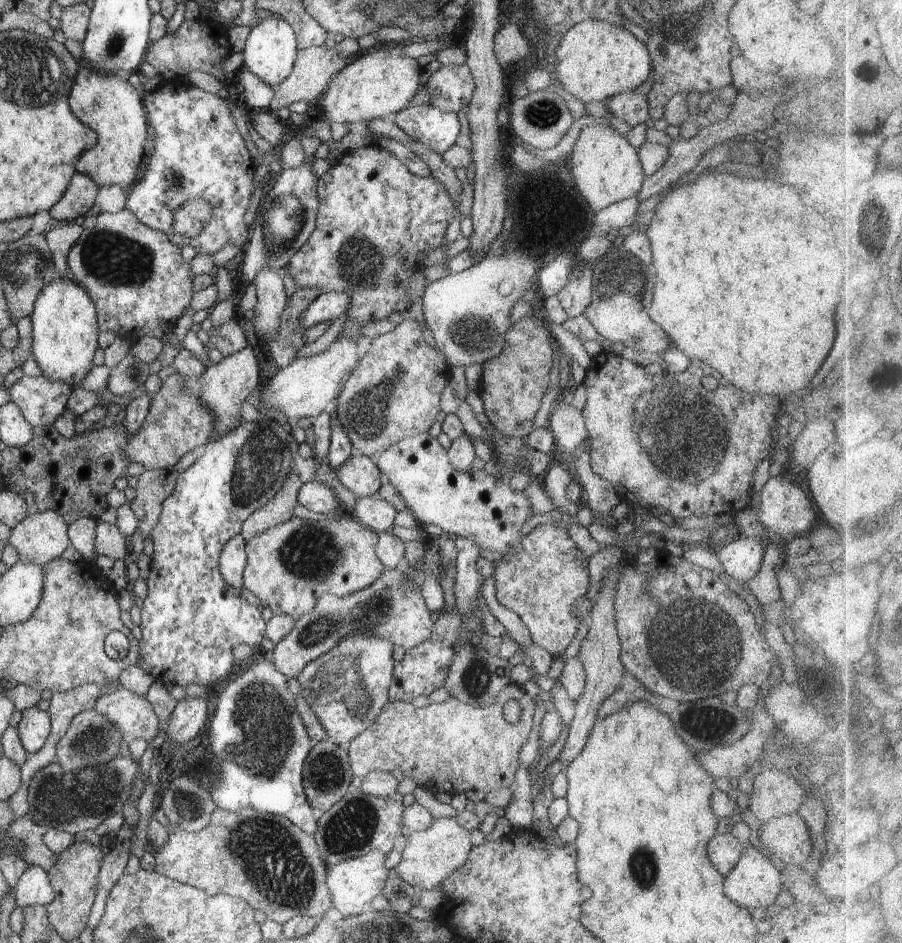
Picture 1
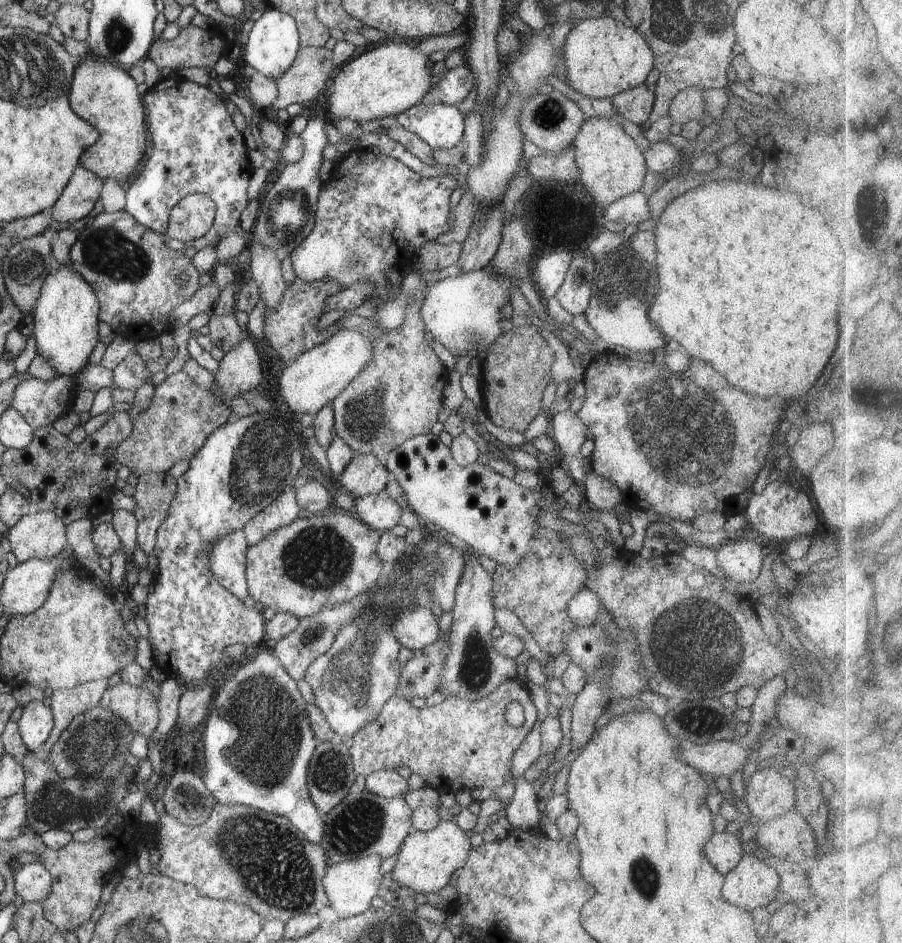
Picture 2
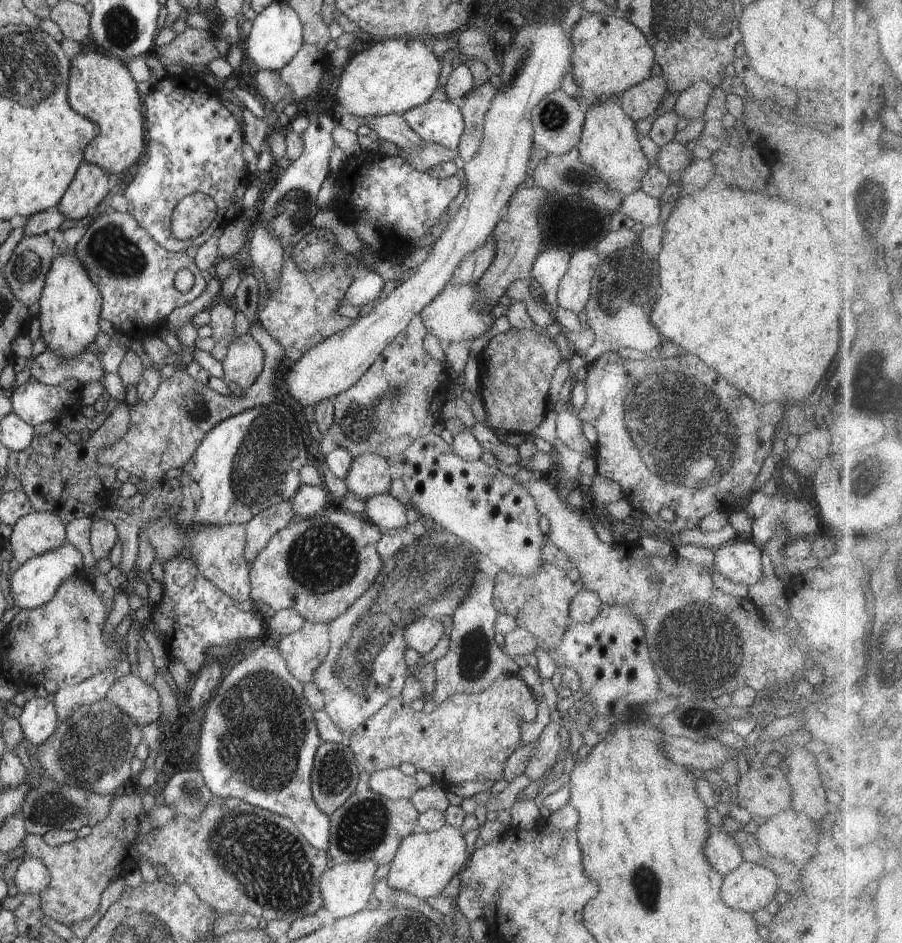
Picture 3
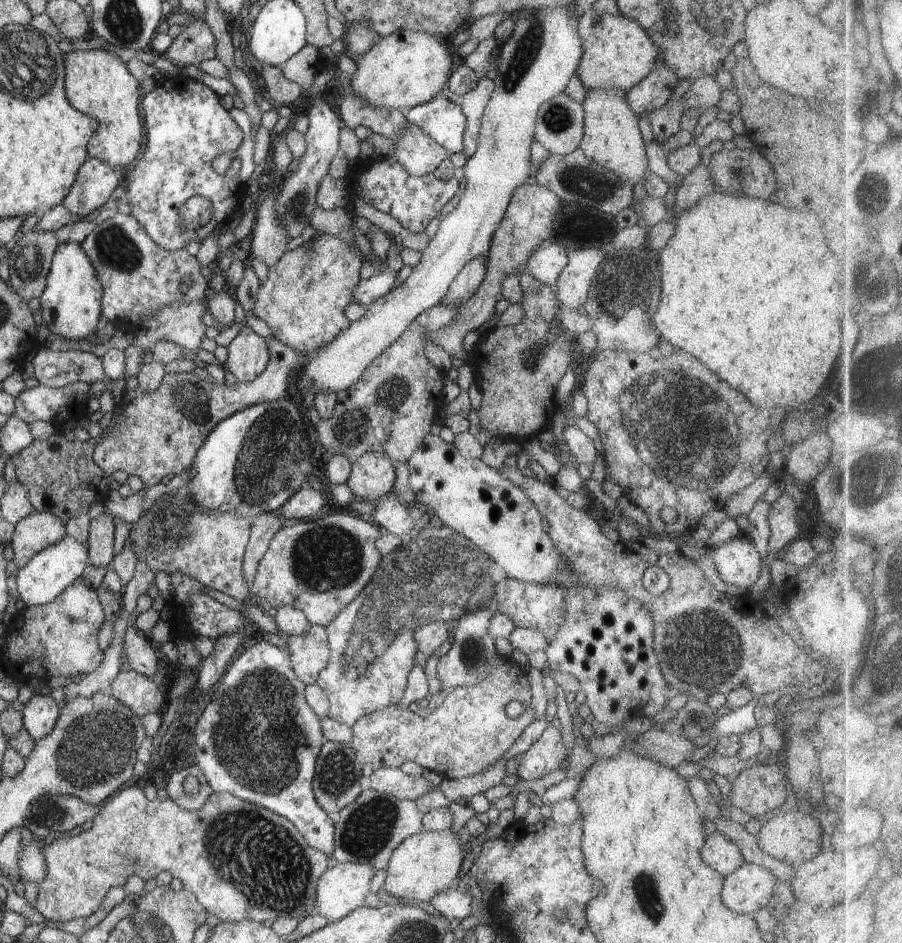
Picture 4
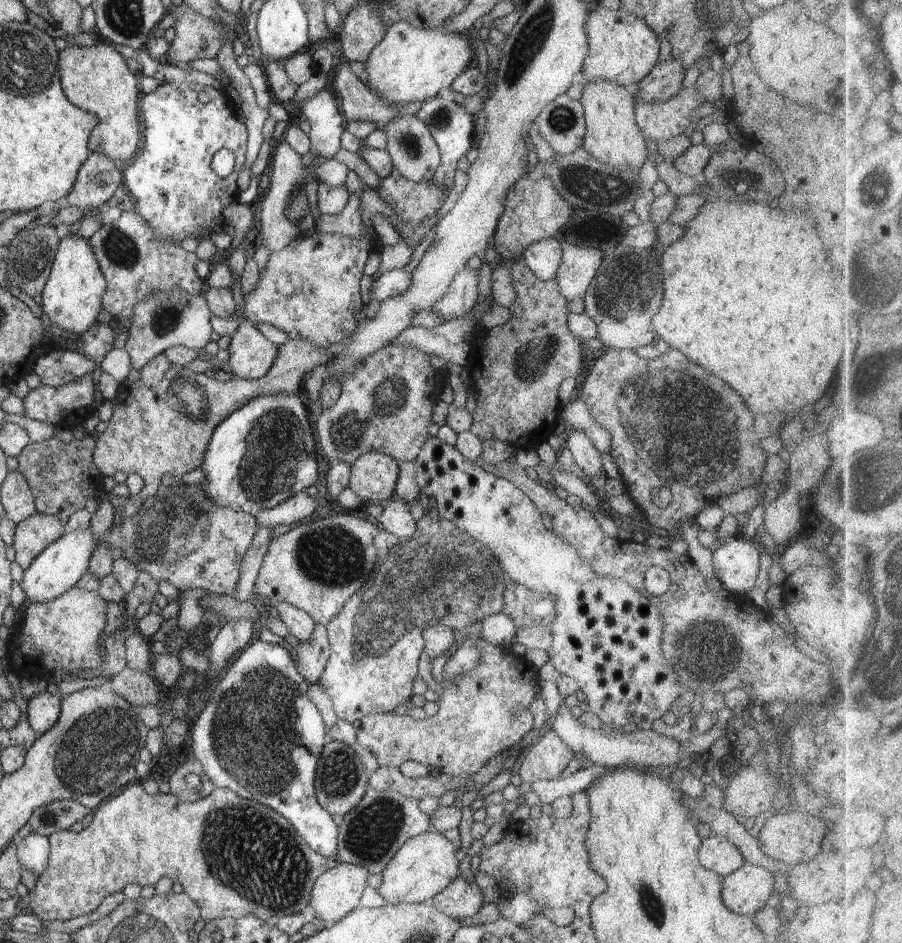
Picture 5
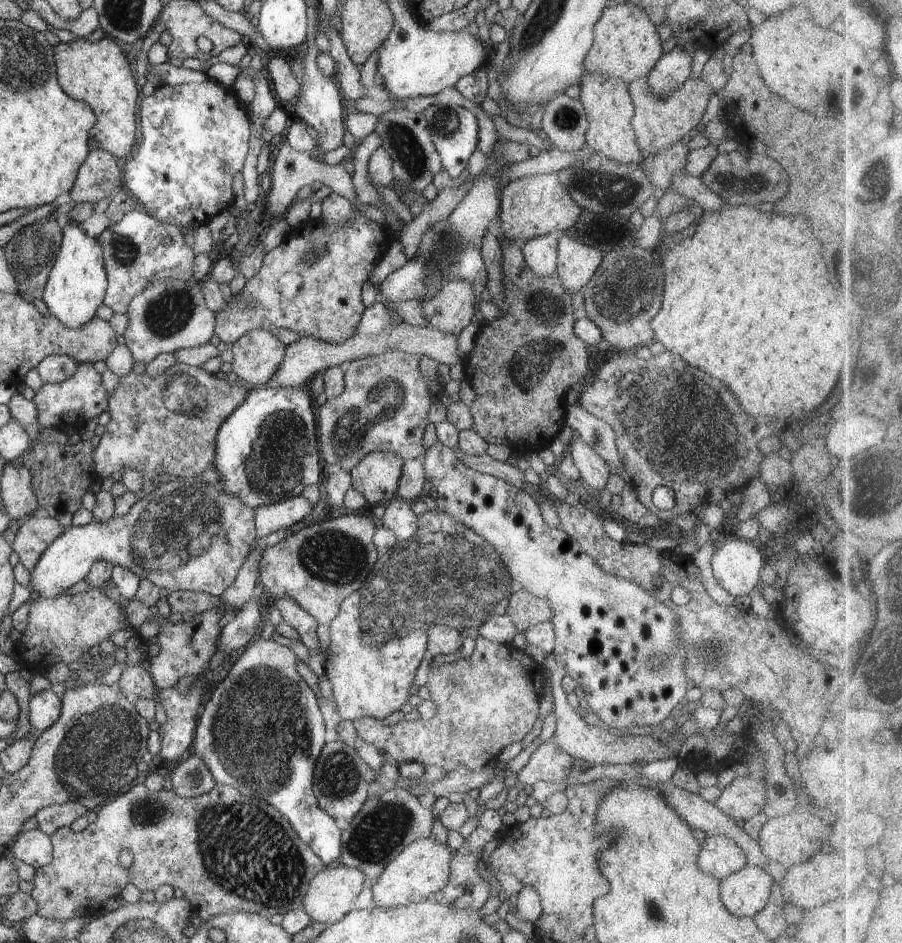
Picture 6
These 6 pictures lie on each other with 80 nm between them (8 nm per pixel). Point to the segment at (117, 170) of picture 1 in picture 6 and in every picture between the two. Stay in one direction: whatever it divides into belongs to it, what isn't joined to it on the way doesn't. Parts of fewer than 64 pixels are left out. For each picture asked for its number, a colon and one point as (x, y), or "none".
2: (102, 93)
3: (101, 88)
4: (98, 83)
5: (97, 79)
6: (98, 74)

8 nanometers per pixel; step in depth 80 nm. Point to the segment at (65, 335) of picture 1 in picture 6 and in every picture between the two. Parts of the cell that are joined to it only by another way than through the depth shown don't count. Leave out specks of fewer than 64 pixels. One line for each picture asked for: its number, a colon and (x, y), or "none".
2: (65, 322)
3: (70, 303)
4: (71, 302)
5: (72, 295)
6: (77, 282)

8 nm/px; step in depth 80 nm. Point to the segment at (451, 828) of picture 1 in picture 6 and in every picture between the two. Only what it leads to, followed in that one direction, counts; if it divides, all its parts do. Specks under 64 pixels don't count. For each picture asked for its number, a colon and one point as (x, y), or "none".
2: (426, 861)
3: (425, 862)
4: (423, 865)
5: (426, 864)
6: (422, 868)

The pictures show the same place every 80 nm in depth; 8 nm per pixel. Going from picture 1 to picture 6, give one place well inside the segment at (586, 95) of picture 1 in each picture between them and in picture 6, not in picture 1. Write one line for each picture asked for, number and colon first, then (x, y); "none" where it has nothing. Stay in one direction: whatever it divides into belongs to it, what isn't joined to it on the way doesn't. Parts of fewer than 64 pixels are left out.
2: (604, 57)
3: (610, 55)
4: (617, 53)
5: (623, 49)
6: (626, 45)

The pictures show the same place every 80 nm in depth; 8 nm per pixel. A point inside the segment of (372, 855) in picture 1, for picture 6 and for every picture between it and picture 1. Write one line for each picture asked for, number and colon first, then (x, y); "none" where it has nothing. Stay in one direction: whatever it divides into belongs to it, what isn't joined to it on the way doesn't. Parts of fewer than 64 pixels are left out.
2: (350, 886)
3: (346, 888)
4: (342, 889)
5: (336, 892)
6: (331, 894)

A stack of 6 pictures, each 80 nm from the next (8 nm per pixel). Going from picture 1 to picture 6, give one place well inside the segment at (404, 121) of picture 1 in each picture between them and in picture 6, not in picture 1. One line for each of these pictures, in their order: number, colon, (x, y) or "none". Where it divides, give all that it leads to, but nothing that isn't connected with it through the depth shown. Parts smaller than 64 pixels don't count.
2: (440, 126)
3: (441, 122)
4: (442, 120)
5: (453, 128)
6: (454, 130)

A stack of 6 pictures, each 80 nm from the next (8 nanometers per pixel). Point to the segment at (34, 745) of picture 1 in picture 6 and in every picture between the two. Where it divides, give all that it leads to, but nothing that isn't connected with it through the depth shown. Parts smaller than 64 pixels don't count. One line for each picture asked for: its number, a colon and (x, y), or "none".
2: (36, 721)
3: (38, 719)
4: (40, 713)
5: (43, 709)
6: (45, 706)

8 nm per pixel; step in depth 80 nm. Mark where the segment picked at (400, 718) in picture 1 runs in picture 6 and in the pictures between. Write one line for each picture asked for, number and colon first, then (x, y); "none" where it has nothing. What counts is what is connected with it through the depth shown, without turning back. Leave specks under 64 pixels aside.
2: (455, 745)
3: (468, 738)
4: (470, 731)
5: (475, 723)
6: (486, 702)

